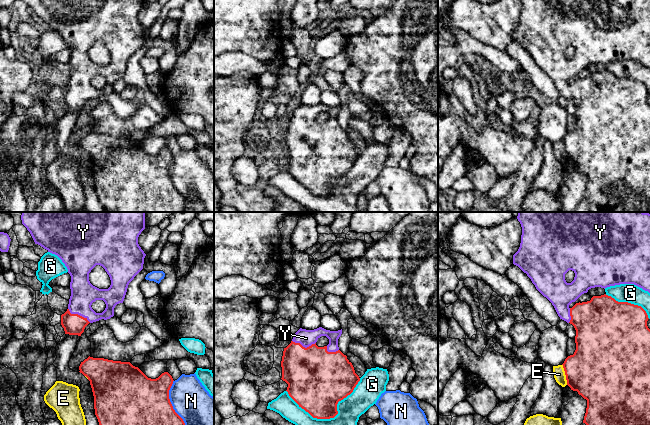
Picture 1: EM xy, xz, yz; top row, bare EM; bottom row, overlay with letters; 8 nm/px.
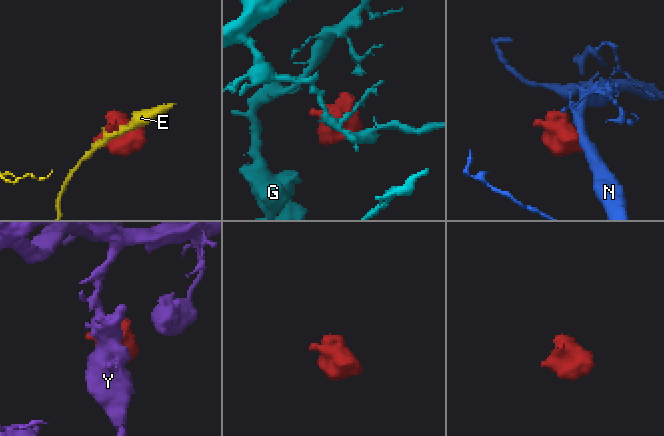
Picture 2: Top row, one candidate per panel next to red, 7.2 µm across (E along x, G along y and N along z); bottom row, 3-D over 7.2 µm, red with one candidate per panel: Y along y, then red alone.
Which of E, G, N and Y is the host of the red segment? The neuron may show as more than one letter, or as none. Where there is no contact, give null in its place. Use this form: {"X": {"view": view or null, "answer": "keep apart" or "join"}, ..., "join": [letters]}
{"E": {"view": "yz", "answer": "keep apart"}, "G": {"view": "xz", "answer": "keep apart"}, "N": {"view": "xy", "answer": "keep apart"}, "Y": {"view": "xy", "answer": "join"}, "join": ["Y"]}

